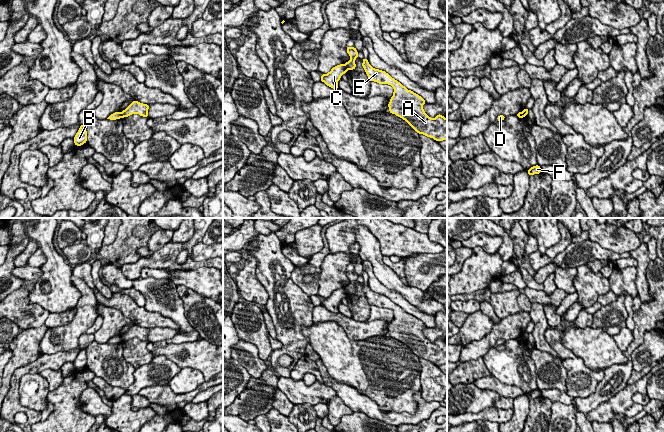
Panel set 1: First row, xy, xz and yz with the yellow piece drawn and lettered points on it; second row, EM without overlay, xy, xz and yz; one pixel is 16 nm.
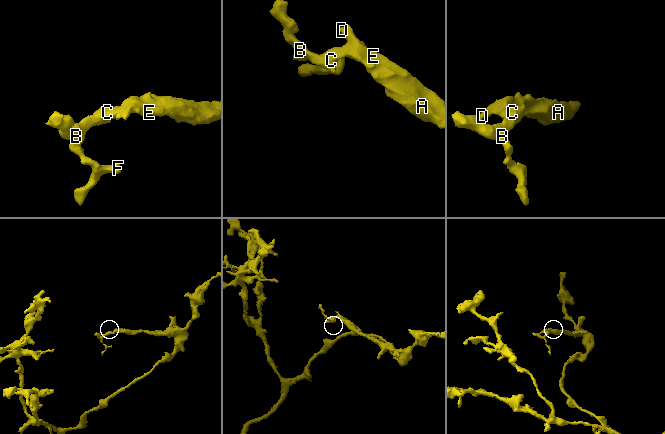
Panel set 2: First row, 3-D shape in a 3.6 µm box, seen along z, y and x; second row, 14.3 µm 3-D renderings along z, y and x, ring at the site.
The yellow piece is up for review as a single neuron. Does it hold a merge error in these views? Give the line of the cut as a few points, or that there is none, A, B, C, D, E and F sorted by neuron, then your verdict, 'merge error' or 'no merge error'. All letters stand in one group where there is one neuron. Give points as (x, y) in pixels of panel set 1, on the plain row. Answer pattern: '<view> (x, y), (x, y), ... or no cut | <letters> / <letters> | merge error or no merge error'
xz (344, 288), (346, 294) | A D E / B C F | merge error

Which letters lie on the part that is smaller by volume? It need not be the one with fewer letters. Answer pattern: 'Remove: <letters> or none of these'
Remove: B, C, F

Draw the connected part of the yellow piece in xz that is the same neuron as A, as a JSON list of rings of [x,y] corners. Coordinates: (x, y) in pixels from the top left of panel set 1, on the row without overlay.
[[[363,282],[362,290],[370,306],[393,311],[393,320],[388,327],[390,337],[405,344],[419,358],[437,366],[447,364],[447,342],[441,338],[435,342],[429,341],[423,333],[426,325],[421,320],[408,314],[385,295],[373,292],[366,282]]]

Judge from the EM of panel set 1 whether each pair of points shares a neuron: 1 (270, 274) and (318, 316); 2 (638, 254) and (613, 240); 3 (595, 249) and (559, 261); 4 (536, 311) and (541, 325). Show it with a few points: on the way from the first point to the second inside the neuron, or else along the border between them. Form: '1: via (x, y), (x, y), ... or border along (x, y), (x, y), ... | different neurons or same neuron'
1: border along (314, 306), (312, 322) | different neurons
2: border along (641, 243), (629, 252) | different neurons
3: via (586, 251), (578, 254), (567, 254) | same neuron
4: via (537, 314), (540, 322) | same neuron

